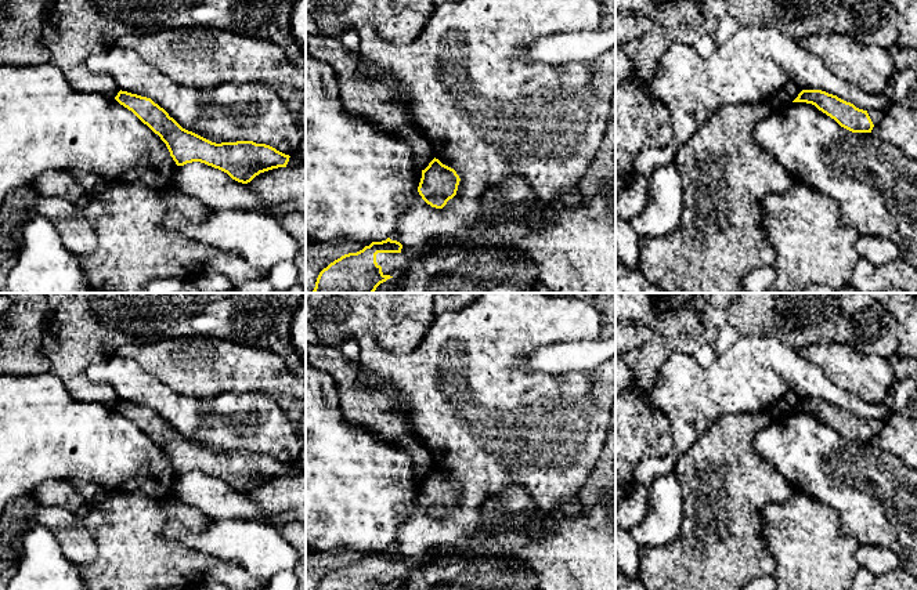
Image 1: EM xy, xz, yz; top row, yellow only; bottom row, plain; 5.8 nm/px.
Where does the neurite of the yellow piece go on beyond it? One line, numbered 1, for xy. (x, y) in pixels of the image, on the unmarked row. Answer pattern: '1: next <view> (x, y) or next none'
1: next none

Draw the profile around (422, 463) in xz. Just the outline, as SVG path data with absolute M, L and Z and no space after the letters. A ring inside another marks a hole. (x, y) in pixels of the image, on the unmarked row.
M404 435L398 438L396 445L411 457L411 470L418 479L425 479L434 468L429 449L414 435Z

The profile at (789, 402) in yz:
M788 392L780 401L777 401L775 405L772 405L769 408L768 413L772 417L784 416L784 415L793 412L801 401L802 401L802 398L798 394Z

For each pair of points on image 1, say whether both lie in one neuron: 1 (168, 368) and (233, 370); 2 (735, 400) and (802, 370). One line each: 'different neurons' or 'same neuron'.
1: same neuron
2: same neuron

